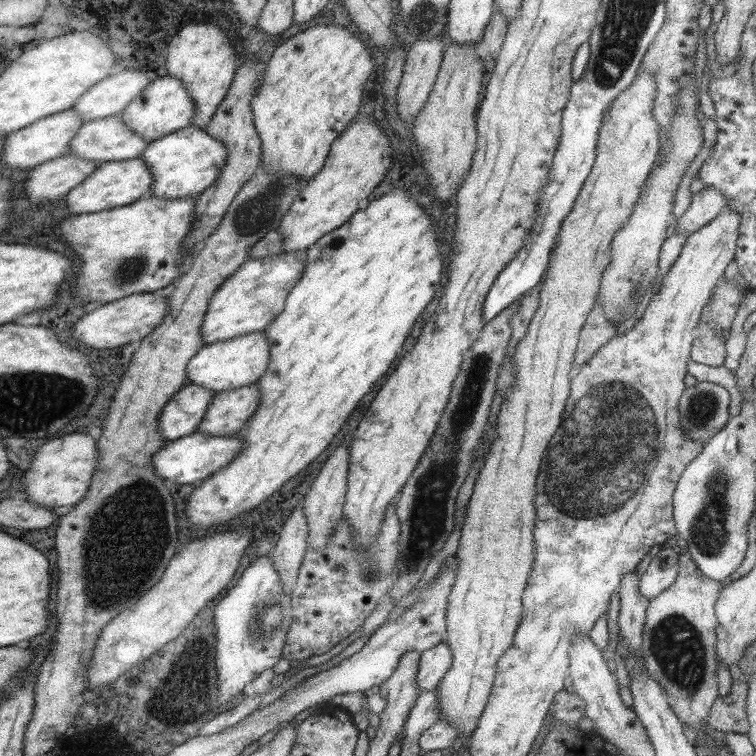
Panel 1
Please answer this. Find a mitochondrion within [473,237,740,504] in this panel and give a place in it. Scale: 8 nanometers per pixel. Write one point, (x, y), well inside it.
(701, 409)

